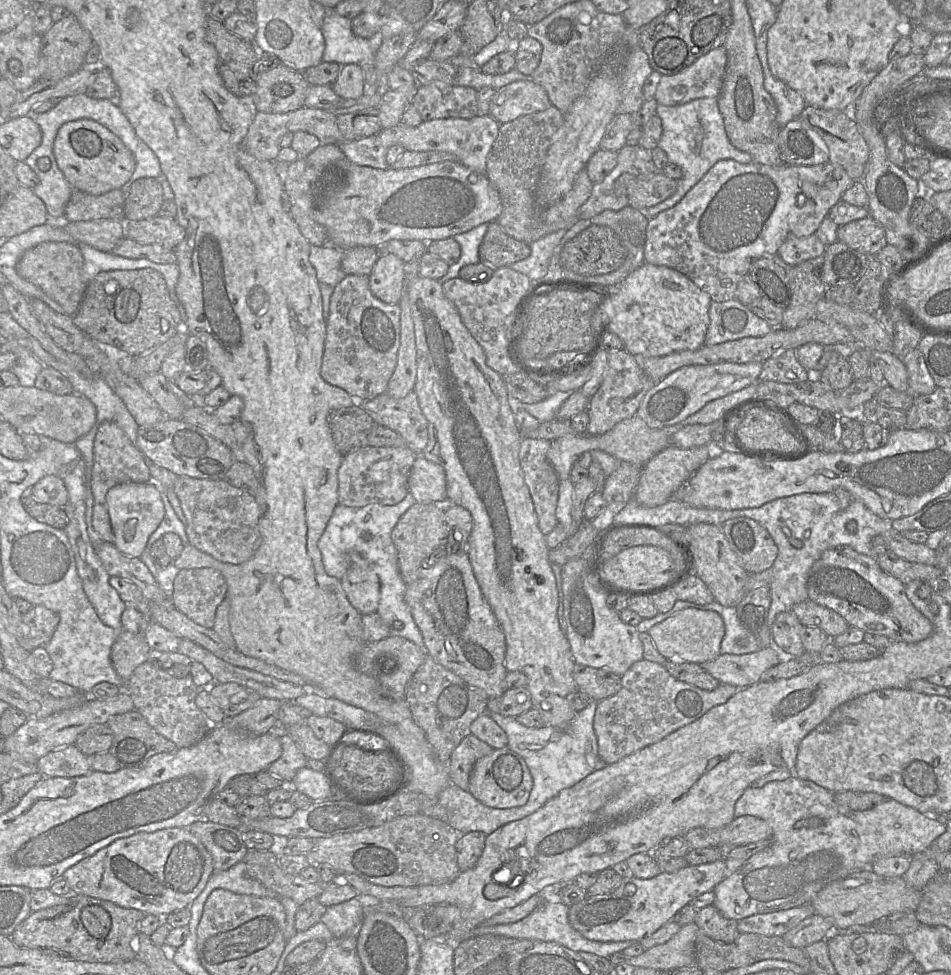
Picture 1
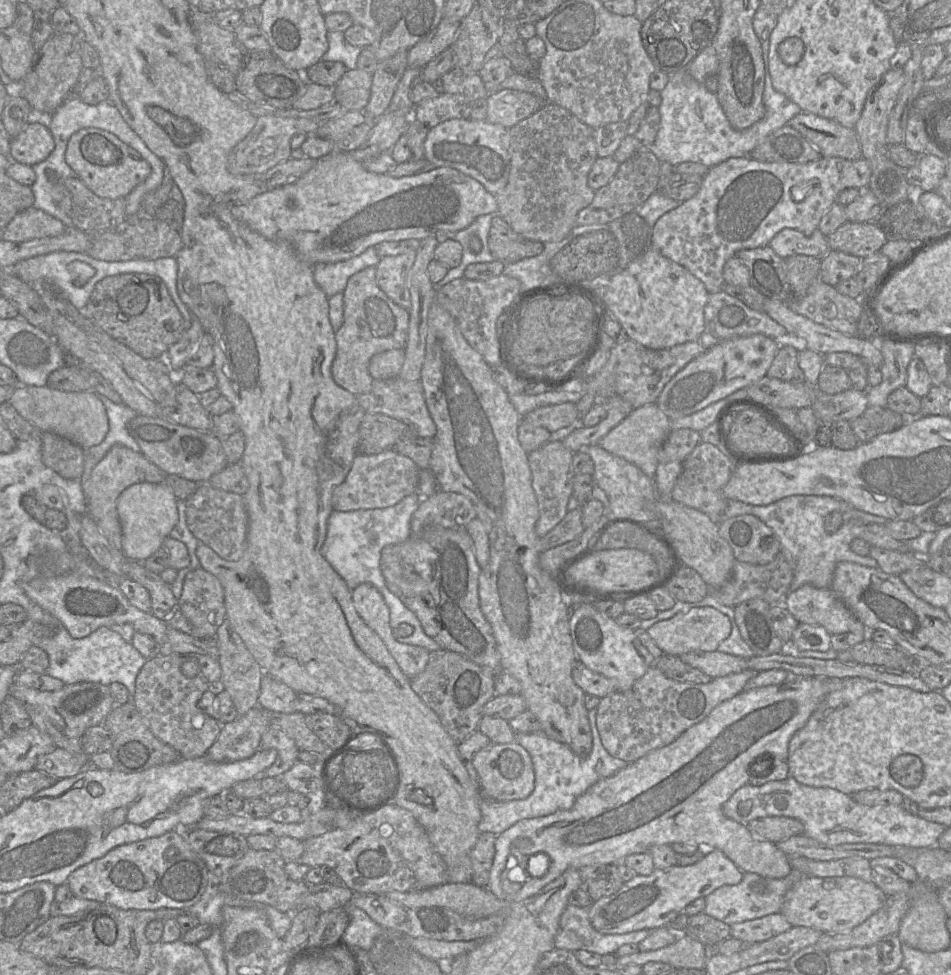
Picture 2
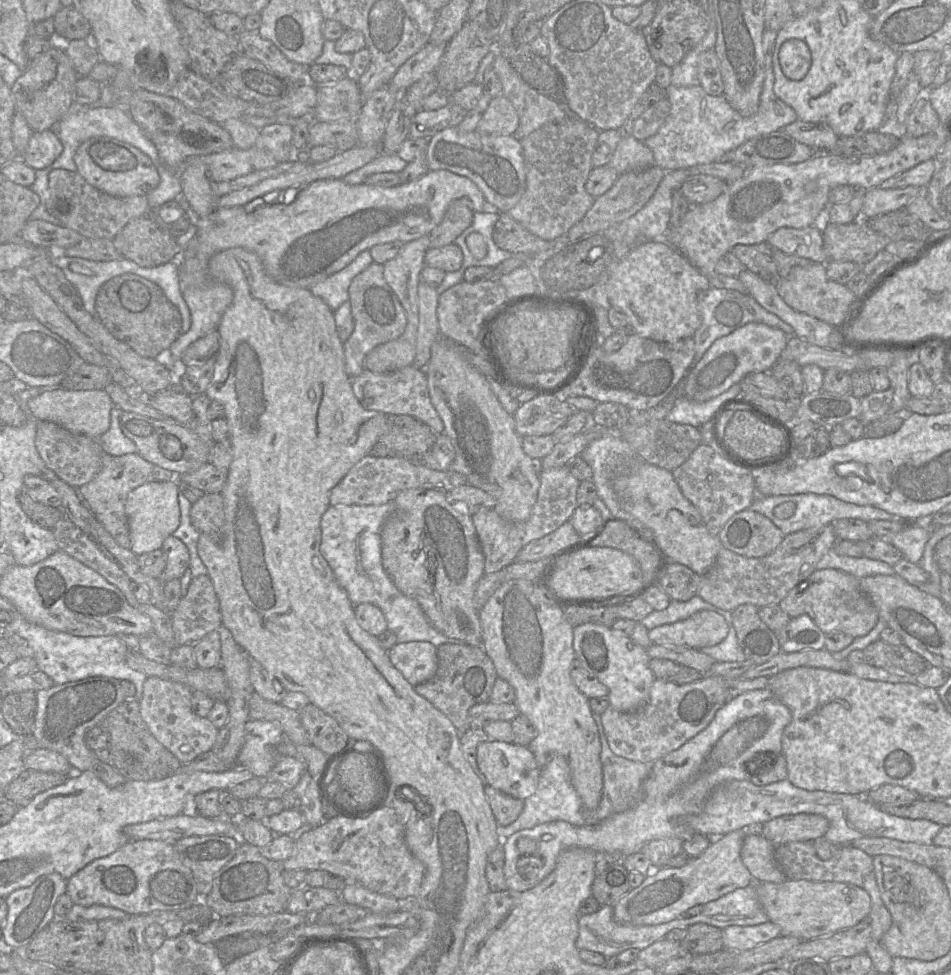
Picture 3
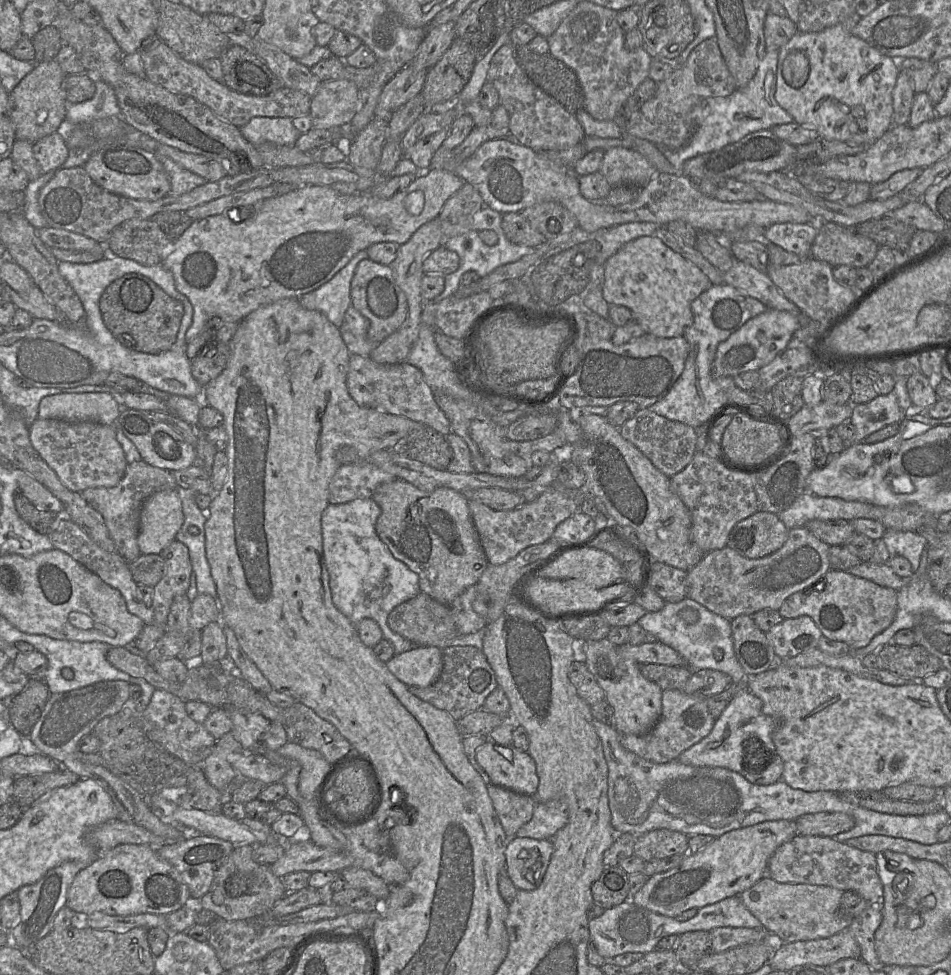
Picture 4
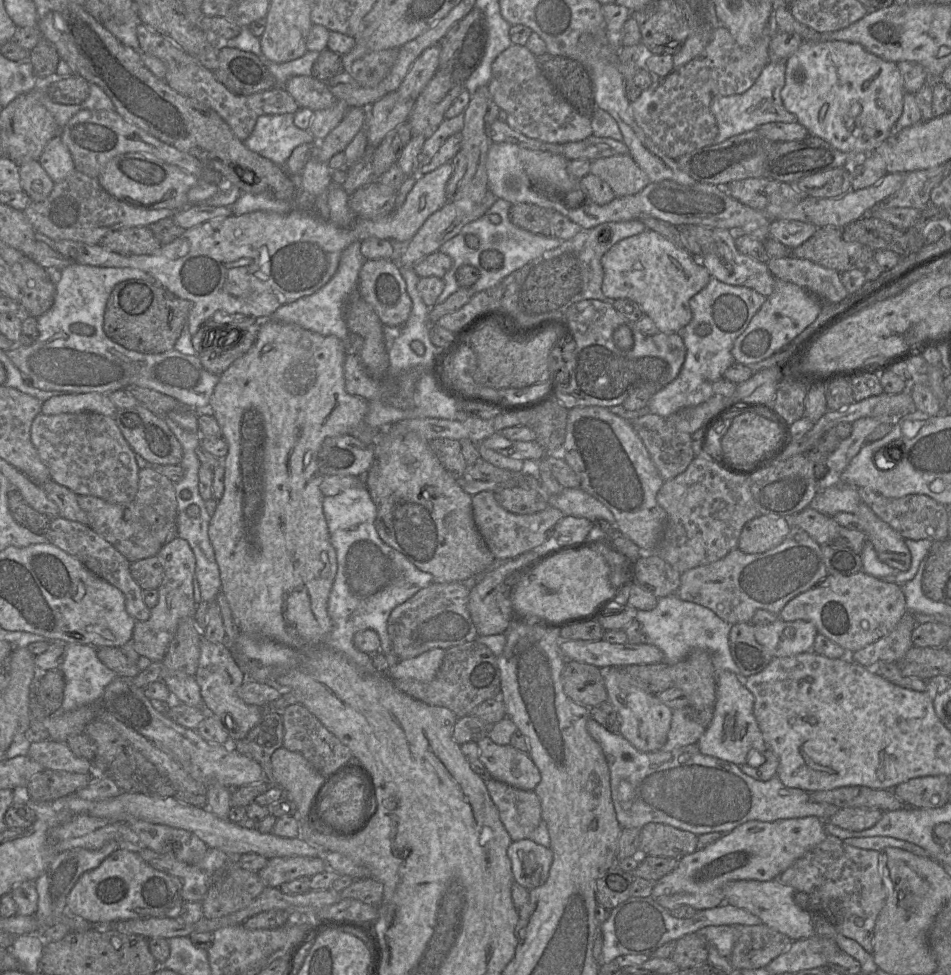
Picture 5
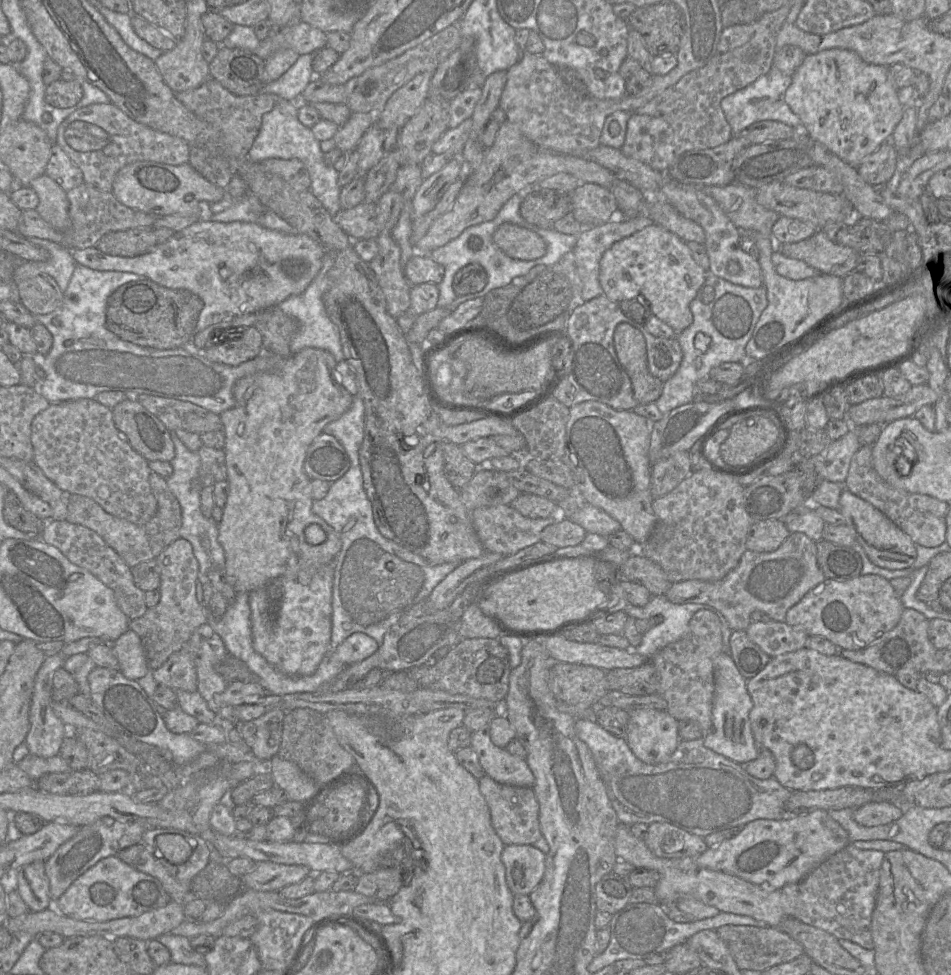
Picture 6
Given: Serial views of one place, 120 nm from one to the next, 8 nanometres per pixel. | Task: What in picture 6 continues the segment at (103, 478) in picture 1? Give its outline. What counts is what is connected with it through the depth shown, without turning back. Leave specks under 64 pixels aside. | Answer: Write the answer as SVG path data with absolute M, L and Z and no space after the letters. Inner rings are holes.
M151 472L149 484L157 500L156 514L144 524L135 524L106 512L93 499L82 495L71 495L68 502L66 521L95 531L126 564L132 568L141 562L156 559L172 542L180 538L182 511L180 504L169 490L166 479Z

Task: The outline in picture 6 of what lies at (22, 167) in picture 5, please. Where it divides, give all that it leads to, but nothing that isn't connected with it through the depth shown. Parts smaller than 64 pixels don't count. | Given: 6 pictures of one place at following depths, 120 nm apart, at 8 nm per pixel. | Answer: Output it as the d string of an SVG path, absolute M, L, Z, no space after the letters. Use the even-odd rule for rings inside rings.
M46 173L35 178L30 187L37 193L37 212L56 231L63 233L71 227L69 201L66 192Z

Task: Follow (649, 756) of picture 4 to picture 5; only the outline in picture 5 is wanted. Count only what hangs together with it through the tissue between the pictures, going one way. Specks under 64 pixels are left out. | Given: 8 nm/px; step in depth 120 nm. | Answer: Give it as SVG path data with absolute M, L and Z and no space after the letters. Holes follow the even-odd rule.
M683 709L672 710L667 741L660 751L669 752L698 742L706 728L692 720Z

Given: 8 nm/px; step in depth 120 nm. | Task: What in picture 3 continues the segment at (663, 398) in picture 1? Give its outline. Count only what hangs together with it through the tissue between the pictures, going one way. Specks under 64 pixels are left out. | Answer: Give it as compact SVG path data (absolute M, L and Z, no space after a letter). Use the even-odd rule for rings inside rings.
M749 323L731 334L717 339L683 379L684 395L704 402L738 384L746 375L769 372L787 345L787 335L780 329L762 323Z

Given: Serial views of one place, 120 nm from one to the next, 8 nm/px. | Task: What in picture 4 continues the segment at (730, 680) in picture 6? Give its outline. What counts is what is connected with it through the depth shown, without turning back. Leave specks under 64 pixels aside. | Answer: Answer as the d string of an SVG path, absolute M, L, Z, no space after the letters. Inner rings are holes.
M745 685L738 692L715 719L710 733L682 752L677 760L685 765L696 767L722 767L734 772L744 772L745 767L756 764L760 759L759 753L766 752L771 758L775 753L775 745L772 739L773 732L778 727L778 721L762 712L763 703L760 698L751 693Z

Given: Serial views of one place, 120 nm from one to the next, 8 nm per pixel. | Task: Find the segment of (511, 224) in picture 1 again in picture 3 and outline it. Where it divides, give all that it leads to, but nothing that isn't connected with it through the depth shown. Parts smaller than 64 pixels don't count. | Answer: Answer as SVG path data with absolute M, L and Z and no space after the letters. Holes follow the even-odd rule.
M566 116L563 121L547 123L520 139L523 149L526 187L519 202L507 213L526 230L548 242L566 233L578 223L595 200L587 192L585 184L593 168L591 158L599 132L582 119Z

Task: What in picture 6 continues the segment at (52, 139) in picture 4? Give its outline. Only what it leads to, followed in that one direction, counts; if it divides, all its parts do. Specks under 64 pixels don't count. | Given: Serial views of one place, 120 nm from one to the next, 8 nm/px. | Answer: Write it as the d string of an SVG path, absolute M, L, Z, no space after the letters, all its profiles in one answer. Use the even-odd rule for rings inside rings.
M56 143L51 147L45 173L68 192L84 182L81 170Z

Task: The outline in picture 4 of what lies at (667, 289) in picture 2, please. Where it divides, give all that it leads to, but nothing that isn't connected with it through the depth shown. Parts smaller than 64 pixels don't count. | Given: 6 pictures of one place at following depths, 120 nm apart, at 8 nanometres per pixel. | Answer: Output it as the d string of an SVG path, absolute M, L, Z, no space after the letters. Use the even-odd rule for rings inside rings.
M652 235L627 242L606 260L602 295L609 305L629 308L645 333L673 338L692 325L691 304L711 285L700 268Z

